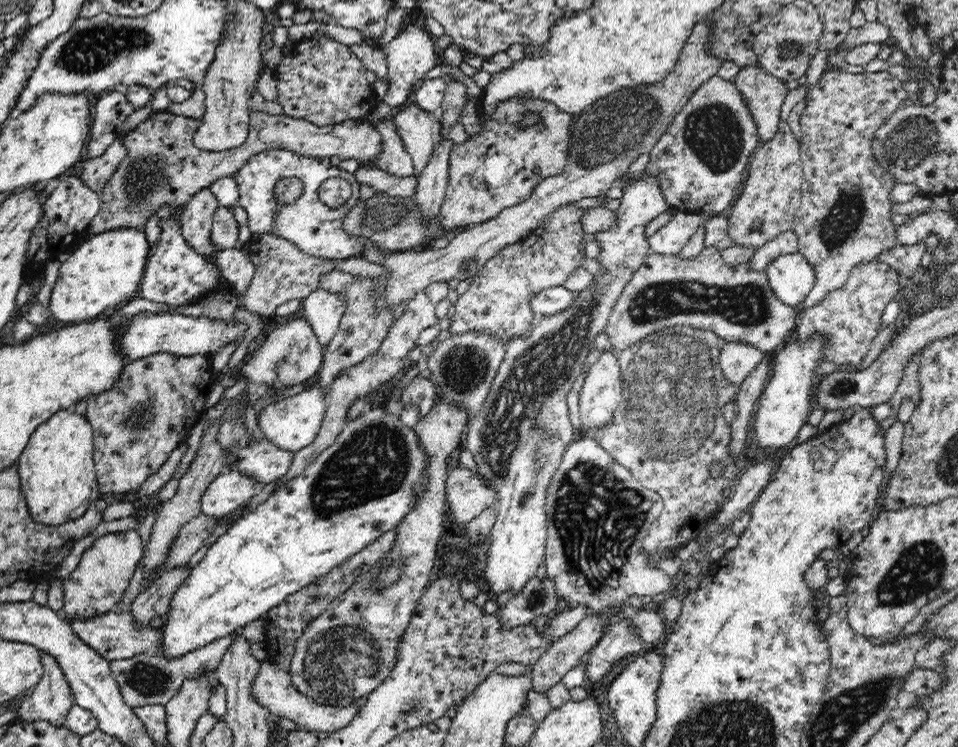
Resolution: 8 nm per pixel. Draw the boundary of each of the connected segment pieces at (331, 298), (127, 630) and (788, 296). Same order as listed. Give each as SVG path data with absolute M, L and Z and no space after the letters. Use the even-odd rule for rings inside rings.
M318 289L303 299L302 318L310 323L319 343L325 347L337 333L340 320L346 310L346 297Z
M111 611L102 616L96 616L92 620L69 620L69 622L70 629L75 636L107 661L132 658L141 652L148 652L148 650L156 652L158 656L163 656L163 652L161 652L162 628L136 627L130 613L116 614Z
M799 252L778 256L764 271L775 296L788 306L798 308L814 288L814 269Z

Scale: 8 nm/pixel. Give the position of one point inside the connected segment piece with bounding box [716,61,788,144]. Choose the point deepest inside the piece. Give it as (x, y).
(763, 94)

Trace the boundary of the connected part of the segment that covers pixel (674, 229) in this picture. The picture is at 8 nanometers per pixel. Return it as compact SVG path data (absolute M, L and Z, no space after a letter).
M677 212L666 225L648 238L650 252L678 255L679 250L698 230L703 219L702 214Z

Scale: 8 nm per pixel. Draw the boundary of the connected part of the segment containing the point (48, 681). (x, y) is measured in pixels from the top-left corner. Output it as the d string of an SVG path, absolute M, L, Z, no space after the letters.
M41 651L40 655L42 678L17 708L18 718L23 722L43 720L54 726L65 726L67 710L73 705L72 689L55 658Z

